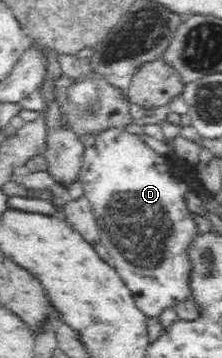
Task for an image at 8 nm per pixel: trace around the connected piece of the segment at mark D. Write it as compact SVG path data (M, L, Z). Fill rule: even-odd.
M113 127L86 136L83 143L79 182L98 222L101 243L113 258L114 267L134 295L138 307L147 316L158 317L163 309L184 299L189 301L187 246L197 234L197 225L183 195L193 189L199 191L199 182L192 178L182 179L181 171L174 163L167 164L139 135L123 128Z

